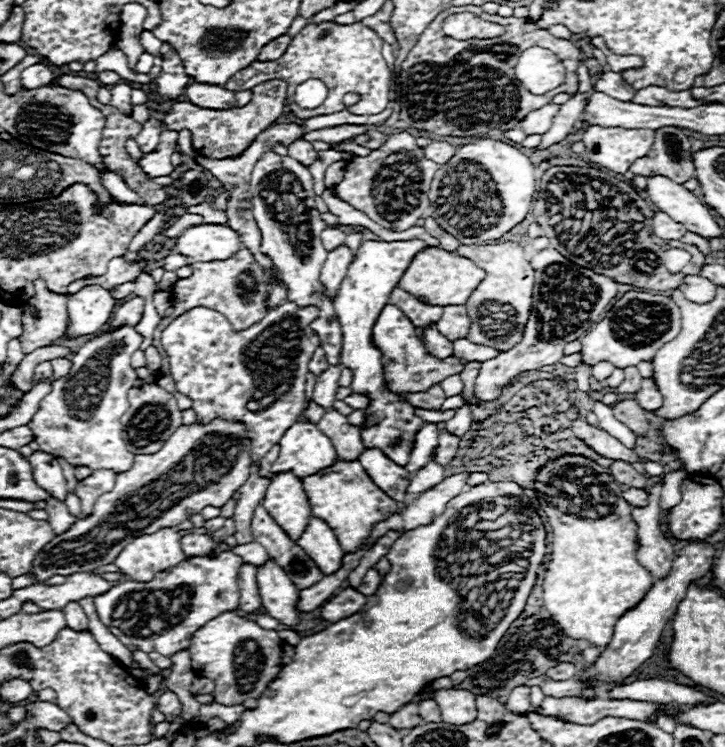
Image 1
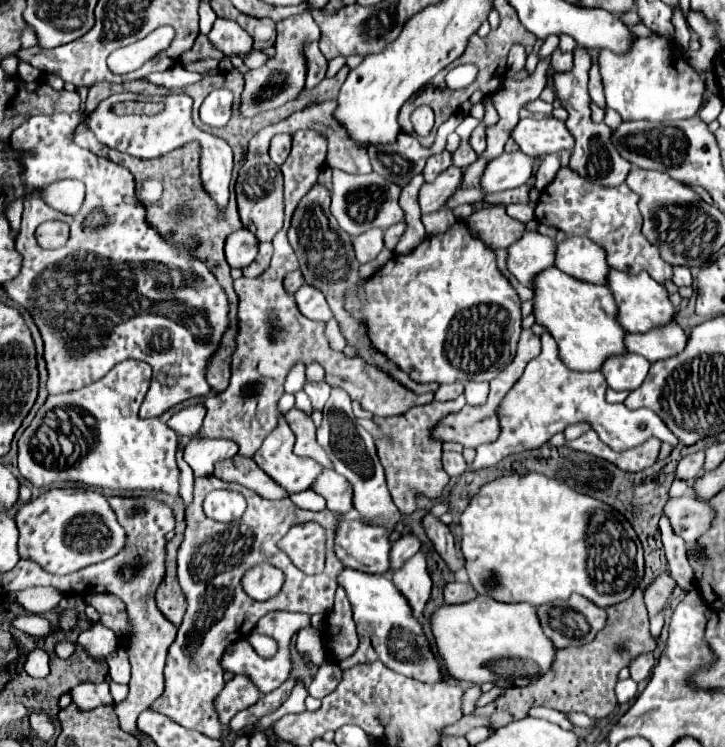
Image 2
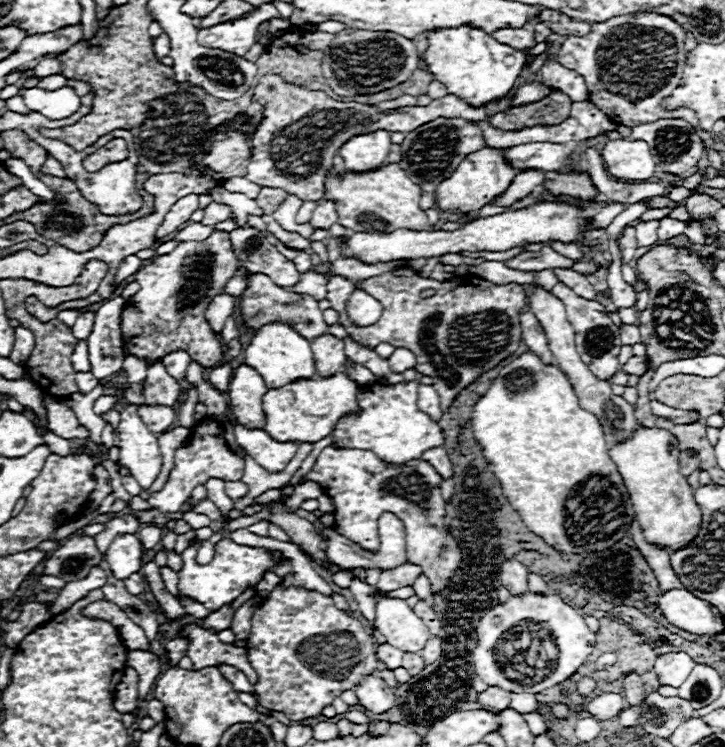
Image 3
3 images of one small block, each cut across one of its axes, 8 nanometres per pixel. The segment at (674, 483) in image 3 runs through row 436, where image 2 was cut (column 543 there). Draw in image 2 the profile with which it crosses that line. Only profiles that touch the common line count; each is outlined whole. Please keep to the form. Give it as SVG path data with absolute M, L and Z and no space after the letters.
M480 596L466 604L456 604L456 606L444 604L432 616L432 630L434 630L438 654L446 662L448 674L452 678L468 680L474 684L492 682L494 686L526 686L532 680L546 674L556 656L556 646L544 634L536 614L536 606L532 604L504 604L504 602L496 602L494 598L480 598Z

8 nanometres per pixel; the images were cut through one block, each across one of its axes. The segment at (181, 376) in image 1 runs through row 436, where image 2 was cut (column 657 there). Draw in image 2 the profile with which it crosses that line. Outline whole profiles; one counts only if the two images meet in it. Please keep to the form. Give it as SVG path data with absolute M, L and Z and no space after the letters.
M568 166L560 168L556 172L556 178L542 190L534 218L540 224L566 232L566 236L586 236L592 242L600 244L608 254L608 264L616 270L628 274L648 272L660 284L672 276L672 266L666 264L660 258L656 246L652 246L644 238L640 230L642 216L638 210L638 194L628 190L626 184L614 188L592 186L592 182L584 182L584 178L580 178Z

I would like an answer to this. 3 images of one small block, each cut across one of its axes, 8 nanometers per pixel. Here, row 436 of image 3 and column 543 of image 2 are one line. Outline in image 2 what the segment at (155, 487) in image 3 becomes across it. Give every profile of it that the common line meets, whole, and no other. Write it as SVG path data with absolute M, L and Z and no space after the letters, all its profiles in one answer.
M550 154L544 156L538 164L538 170L534 174L534 186L538 190L544 190L544 186L548 186L548 182L552 182L552 178L556 176L556 170L560 170L560 158L558 154Z

